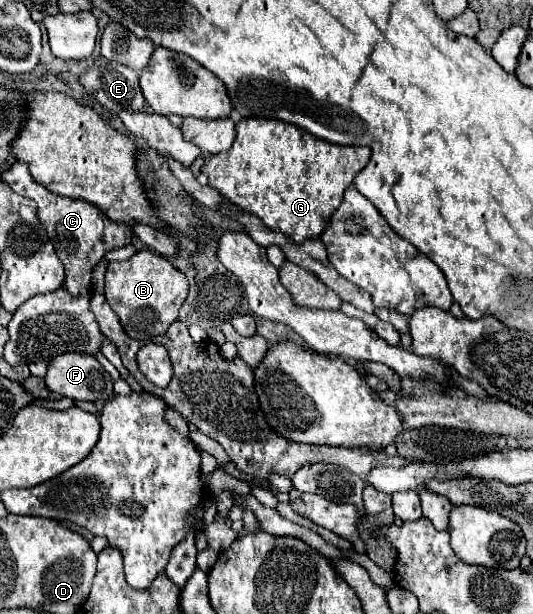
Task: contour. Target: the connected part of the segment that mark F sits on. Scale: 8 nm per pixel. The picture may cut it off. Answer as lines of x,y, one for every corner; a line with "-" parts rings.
65,353
51,359
45,375
45,385
51,393
83,399
107,401
113,397
113,379
91,355

